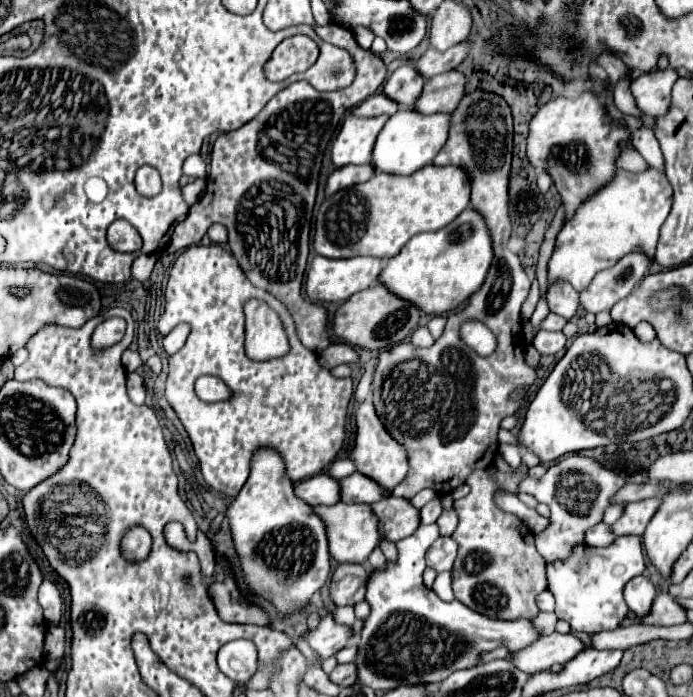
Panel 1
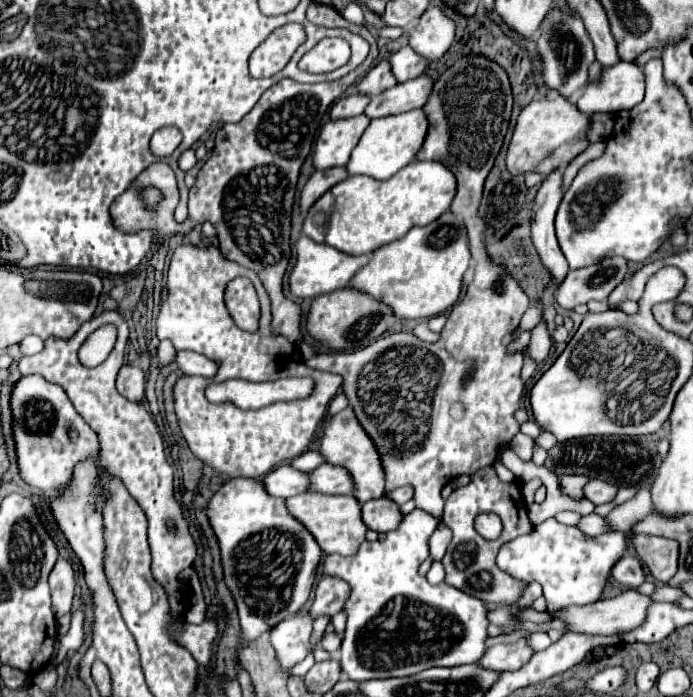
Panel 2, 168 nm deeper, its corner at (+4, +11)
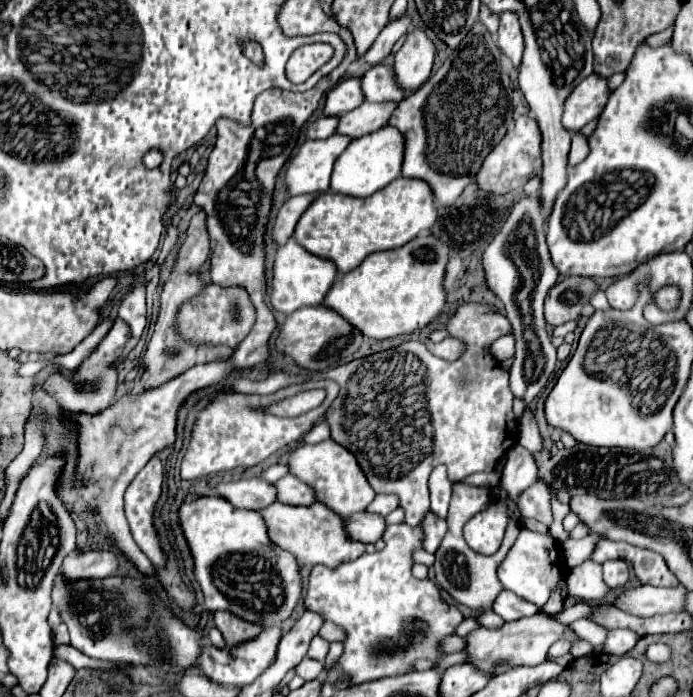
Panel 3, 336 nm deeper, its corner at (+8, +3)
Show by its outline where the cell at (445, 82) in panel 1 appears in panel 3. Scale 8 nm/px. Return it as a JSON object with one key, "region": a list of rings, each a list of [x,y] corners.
{"region":[[[364,102],[364,104],[360,104],[360,108],[354,108],[352,112],[346,112],[340,116],[336,134],[350,136],[352,140],[358,136],[370,134],[388,122],[394,108],[396,108],[396,104],[392,104],[392,102],[388,102],[388,104]]]}

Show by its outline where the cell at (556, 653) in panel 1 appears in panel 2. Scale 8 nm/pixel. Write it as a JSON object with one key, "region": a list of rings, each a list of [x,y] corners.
{"region":[[[520,638],[514,644],[496,644],[488,648],[480,664],[490,670],[518,670],[528,664],[530,656],[534,656],[530,644],[526,644],[526,638]]]}

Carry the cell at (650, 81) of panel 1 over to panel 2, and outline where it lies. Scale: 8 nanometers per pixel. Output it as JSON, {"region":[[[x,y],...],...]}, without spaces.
{"region":[[[618,62],[612,68],[604,68],[600,82],[588,84],[578,100],[578,110],[584,114],[630,110],[644,100],[644,90],[646,78],[642,68],[634,62]]]}

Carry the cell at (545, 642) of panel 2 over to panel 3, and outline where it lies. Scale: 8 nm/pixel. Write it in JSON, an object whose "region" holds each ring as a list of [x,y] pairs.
{"region":[[[534,614],[530,618],[522,618],[516,622],[504,622],[500,628],[476,628],[466,636],[466,654],[468,654],[468,662],[472,662],[478,670],[490,674],[490,676],[498,676],[502,672],[506,672],[508,668],[514,666],[536,666],[542,664],[546,660],[548,648],[560,640],[574,640],[574,632],[564,626],[558,624],[550,614]]]}

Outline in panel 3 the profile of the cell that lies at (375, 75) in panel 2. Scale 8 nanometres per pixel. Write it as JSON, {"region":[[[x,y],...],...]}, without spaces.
{"region":[[[348,78],[338,82],[326,96],[326,104],[322,114],[326,116],[342,116],[344,112],[350,112],[358,108],[364,102],[362,90],[360,90],[360,80],[358,78]]]}

